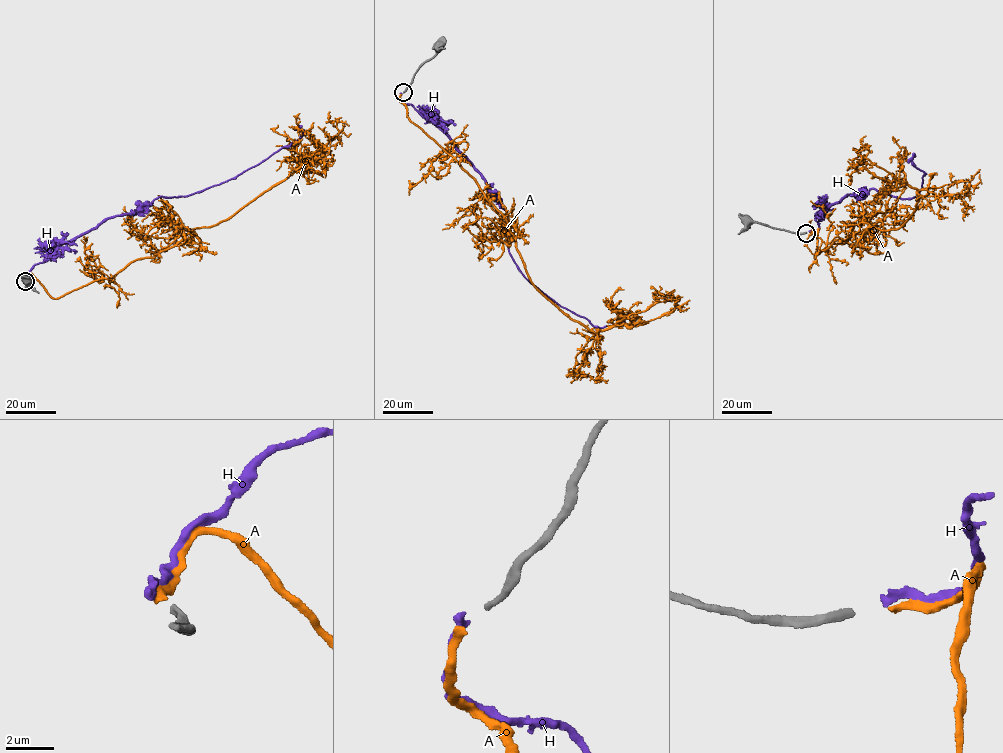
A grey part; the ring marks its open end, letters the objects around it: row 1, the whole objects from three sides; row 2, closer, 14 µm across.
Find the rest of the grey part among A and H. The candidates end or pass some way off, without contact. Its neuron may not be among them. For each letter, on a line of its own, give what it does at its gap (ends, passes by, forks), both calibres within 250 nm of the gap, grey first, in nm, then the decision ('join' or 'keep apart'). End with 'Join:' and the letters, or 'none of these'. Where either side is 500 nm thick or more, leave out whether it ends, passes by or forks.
A: it ends | 280/300 nm | join
H: it ends | 280/320 nm | keep apart
Join: A

